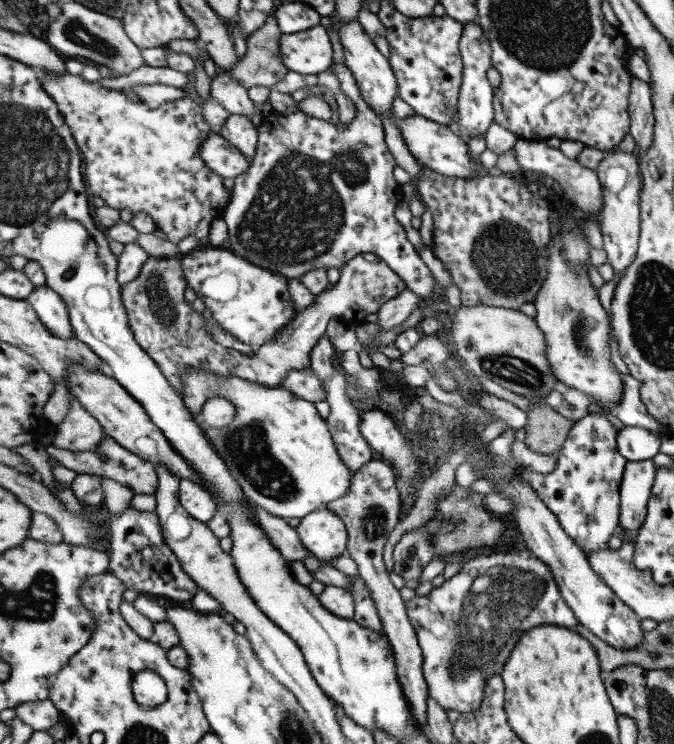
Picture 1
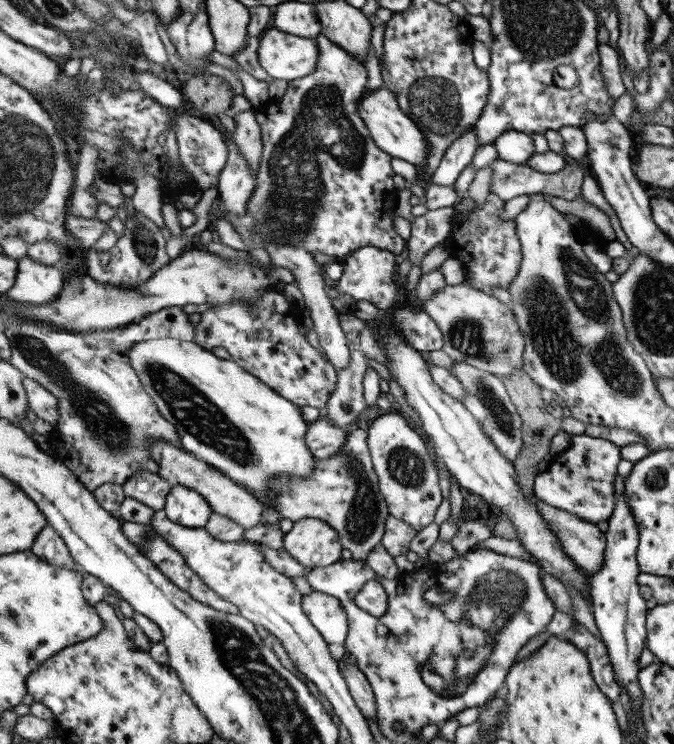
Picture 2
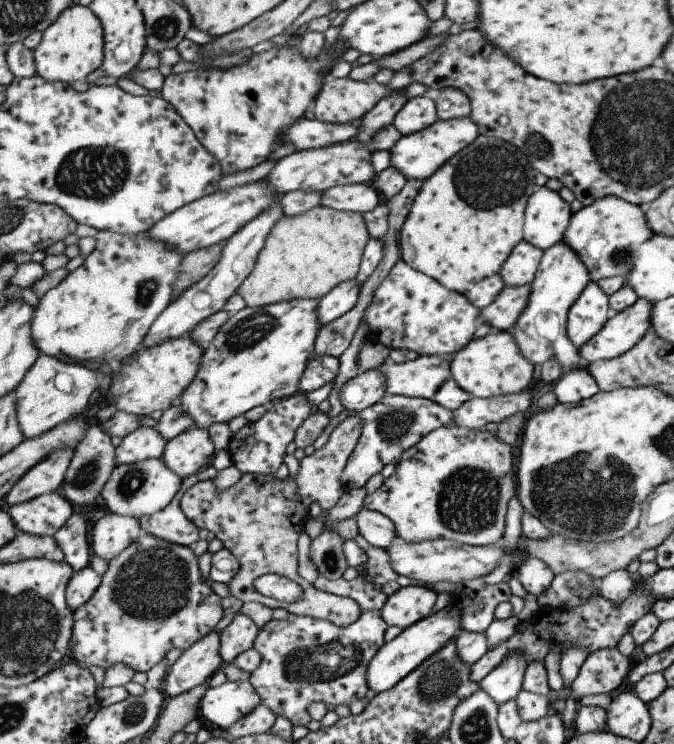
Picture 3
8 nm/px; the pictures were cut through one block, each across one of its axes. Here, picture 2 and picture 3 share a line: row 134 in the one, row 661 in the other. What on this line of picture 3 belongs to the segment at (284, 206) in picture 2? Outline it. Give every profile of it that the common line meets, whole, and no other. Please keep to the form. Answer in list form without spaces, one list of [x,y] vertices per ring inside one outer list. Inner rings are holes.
[[[320,575],[313,583],[316,588],[328,594],[348,597],[361,606],[361,616],[351,626],[337,626],[327,620],[301,617],[289,613],[285,620],[270,620],[260,628],[257,650],[263,662],[250,676],[249,681],[271,710],[279,716],[289,718],[295,726],[311,722],[309,706],[315,702],[335,706],[351,706],[363,700],[369,692],[367,672],[379,650],[386,644],[385,634],[390,628],[381,610],[388,596],[381,585],[358,576],[353,580],[339,578],[331,581]]]

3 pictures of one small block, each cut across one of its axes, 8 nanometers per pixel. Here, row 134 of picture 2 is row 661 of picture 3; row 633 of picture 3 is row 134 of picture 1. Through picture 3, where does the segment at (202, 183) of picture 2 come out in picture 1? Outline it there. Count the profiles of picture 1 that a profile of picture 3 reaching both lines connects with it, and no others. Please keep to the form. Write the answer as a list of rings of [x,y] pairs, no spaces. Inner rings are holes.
[[[211,132],[210,138],[204,143],[201,157],[205,159],[207,167],[223,178],[237,179],[252,166],[247,155],[215,132]]]

